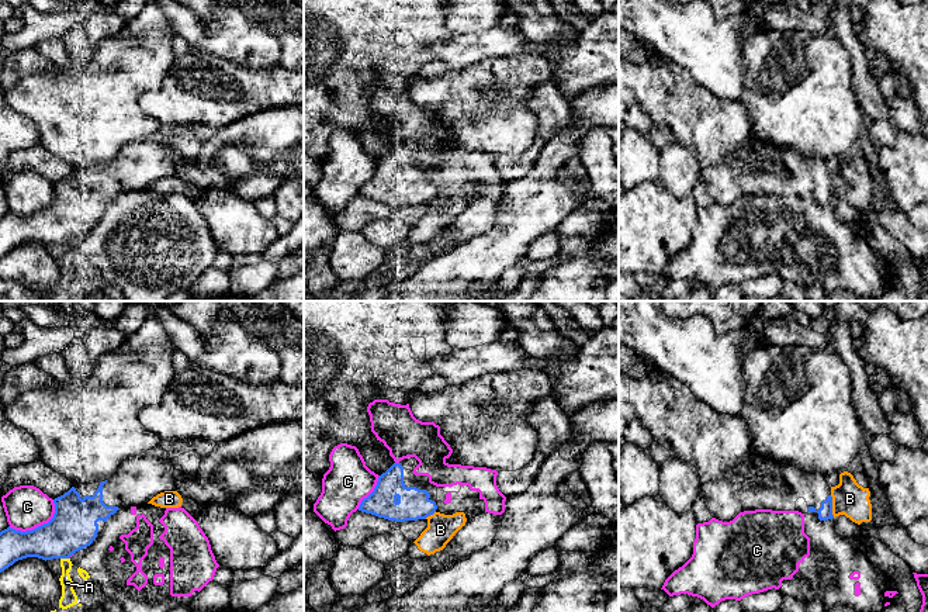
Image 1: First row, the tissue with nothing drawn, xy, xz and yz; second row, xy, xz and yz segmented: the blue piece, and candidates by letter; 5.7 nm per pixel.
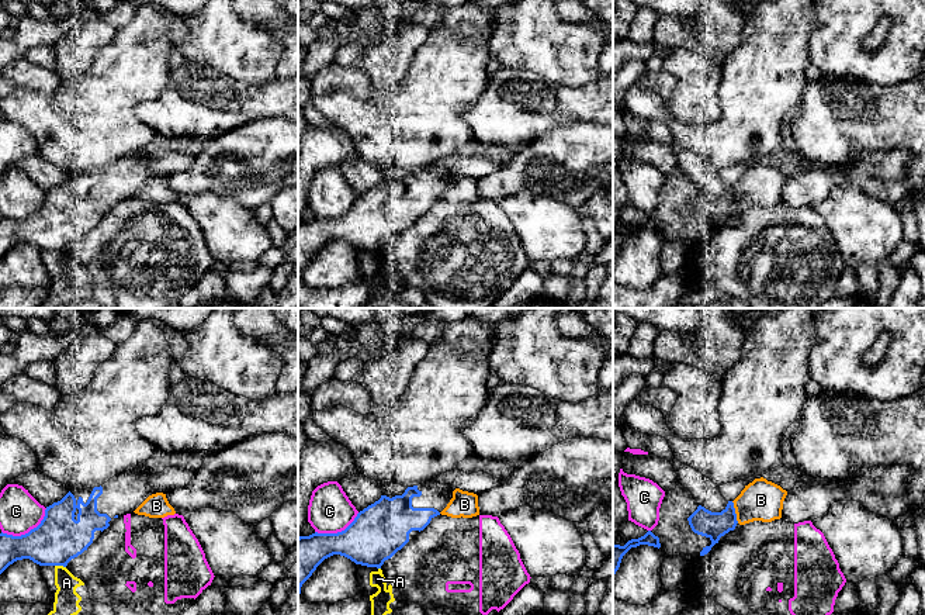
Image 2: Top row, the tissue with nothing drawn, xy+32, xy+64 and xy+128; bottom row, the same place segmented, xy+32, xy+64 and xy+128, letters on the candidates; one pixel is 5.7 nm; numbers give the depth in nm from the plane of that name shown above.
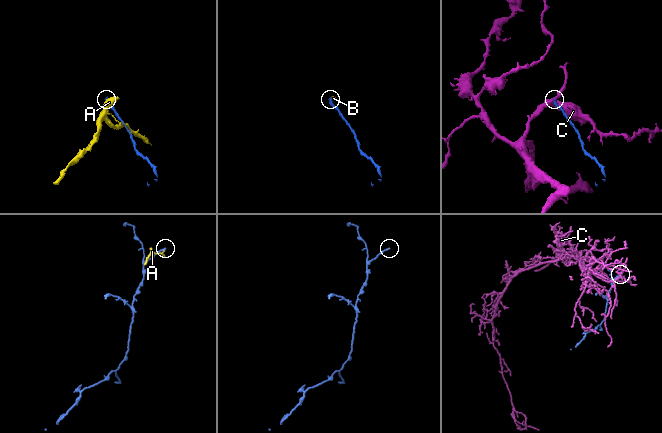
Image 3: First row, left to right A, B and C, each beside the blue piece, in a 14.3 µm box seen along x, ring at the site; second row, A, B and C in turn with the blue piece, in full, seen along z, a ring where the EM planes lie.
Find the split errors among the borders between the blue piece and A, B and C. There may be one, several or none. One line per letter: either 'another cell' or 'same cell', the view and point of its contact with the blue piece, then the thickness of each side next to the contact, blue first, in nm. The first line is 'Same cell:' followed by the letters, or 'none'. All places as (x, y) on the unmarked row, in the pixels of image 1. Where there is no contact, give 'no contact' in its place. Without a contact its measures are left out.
Same cell: none
A: another cell | xy (65, 242) | 260/90 nm
B: another cell | yz (831, 192) | 80/200 nm
C: another cell | xy (38, 211) | 260/240 nm

